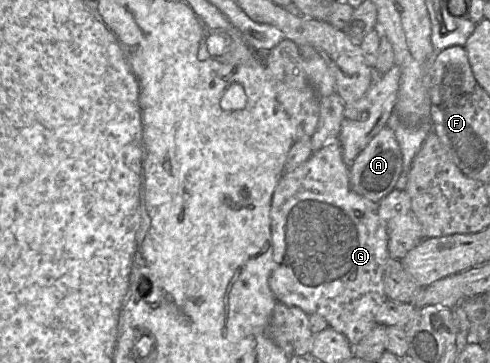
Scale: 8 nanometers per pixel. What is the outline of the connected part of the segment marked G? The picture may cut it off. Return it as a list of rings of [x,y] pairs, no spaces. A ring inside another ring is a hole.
[[[338,139],[329,141],[320,150],[295,169],[286,170],[279,179],[271,200],[271,238],[273,242],[274,268],[269,278],[270,289],[277,301],[288,306],[302,309],[306,314],[319,314],[334,330],[343,334],[350,345],[357,344],[377,325],[376,312],[388,299],[384,290],[384,271],[391,256],[388,250],[388,234],[385,222],[380,214],[379,205],[357,193],[350,187],[349,165],[342,156],[342,147]]]

